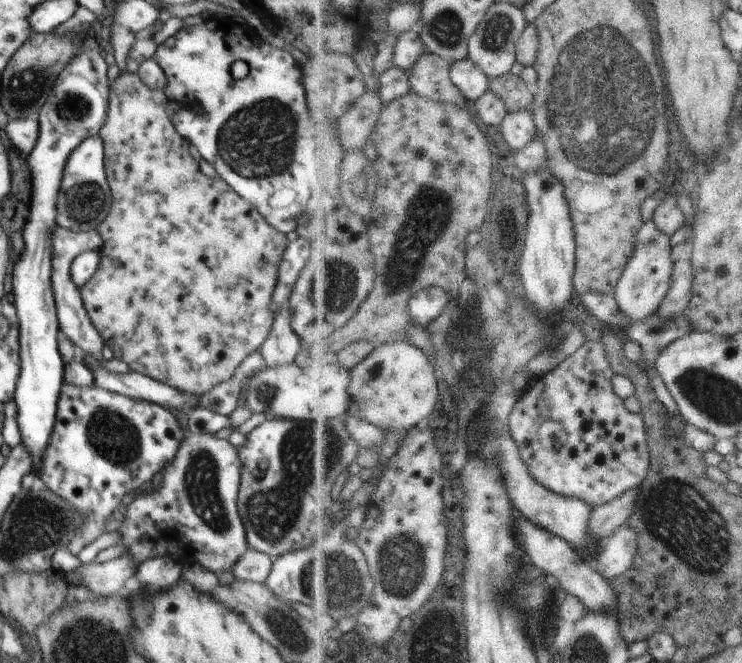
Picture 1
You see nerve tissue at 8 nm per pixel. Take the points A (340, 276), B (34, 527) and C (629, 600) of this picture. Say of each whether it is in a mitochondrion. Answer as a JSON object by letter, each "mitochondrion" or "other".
{"A":"mitochondrion","B":"mitochondrion","C":"mitochondrion"}

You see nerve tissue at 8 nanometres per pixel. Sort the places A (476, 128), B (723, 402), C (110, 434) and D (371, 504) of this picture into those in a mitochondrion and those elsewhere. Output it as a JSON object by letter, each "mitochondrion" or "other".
{"A":"other","B":"mitochondrion","C":"mitochondrion","D":"other"}

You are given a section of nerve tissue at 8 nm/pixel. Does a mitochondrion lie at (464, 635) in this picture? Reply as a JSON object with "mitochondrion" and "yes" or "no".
{"mitochondrion":"no"}

